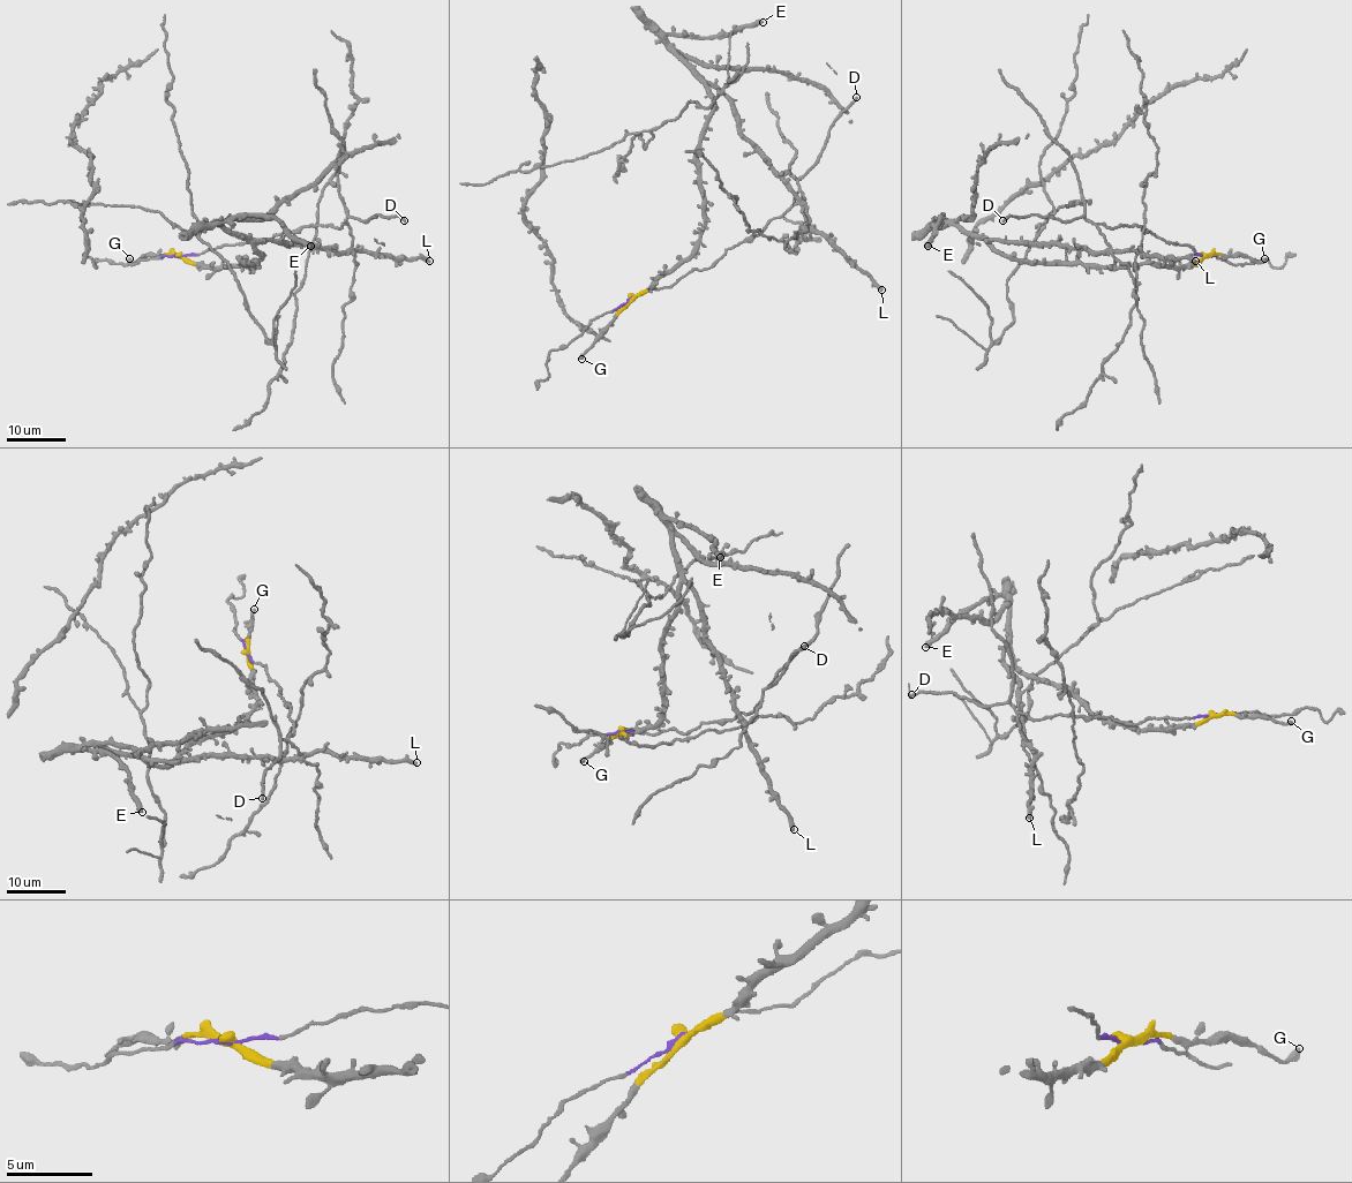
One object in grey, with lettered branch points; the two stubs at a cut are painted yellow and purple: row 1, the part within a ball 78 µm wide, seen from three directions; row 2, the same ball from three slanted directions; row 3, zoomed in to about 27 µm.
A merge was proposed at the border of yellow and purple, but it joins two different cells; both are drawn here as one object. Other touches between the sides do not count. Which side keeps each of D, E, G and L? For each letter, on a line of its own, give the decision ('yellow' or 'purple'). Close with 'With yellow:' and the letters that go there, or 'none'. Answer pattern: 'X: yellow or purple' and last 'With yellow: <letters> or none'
D: purple
E: yellow
G: yellow
L: yellow
With yellow: E, G, L

